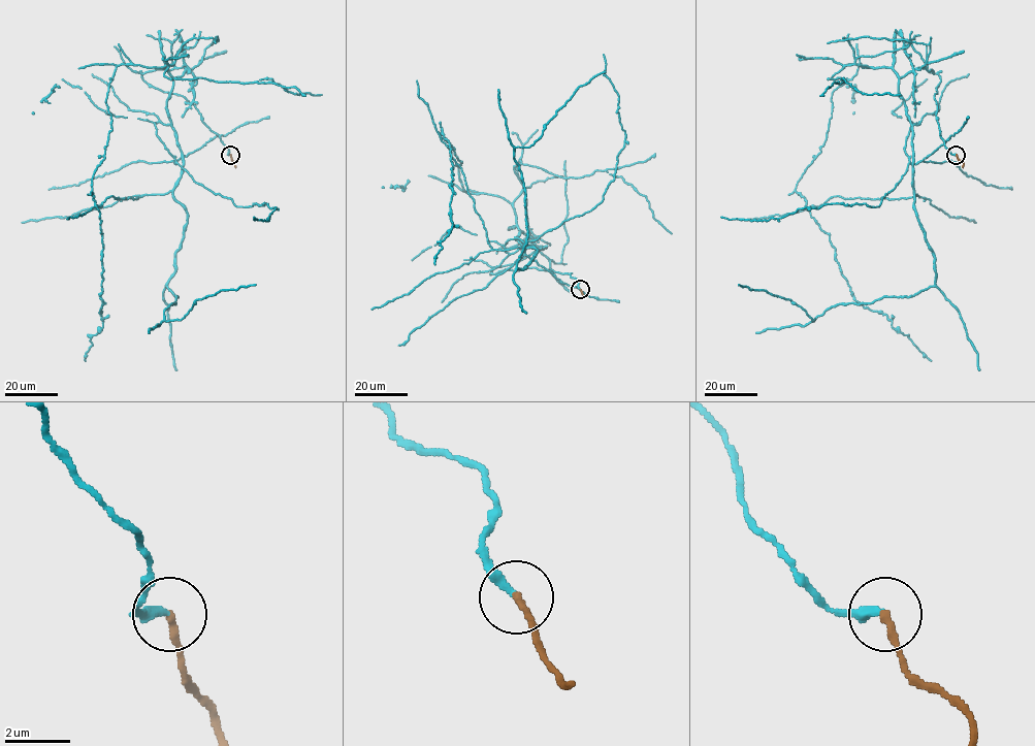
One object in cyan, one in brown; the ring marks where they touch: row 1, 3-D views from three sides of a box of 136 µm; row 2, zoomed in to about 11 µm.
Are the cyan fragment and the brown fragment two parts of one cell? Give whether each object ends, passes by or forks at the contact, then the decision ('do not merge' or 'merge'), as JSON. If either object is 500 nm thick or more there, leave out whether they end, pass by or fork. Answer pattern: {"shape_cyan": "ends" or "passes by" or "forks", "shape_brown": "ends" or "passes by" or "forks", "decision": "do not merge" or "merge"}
{"shape_cyan": "ends", "shape_brown": "ends", "decision": "merge"}

